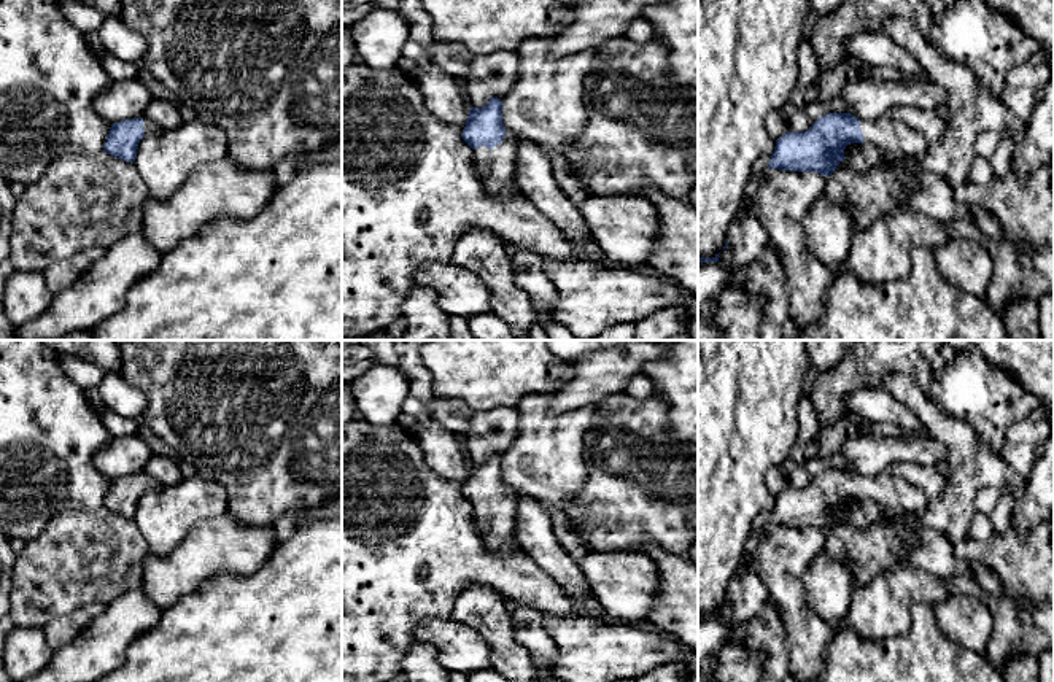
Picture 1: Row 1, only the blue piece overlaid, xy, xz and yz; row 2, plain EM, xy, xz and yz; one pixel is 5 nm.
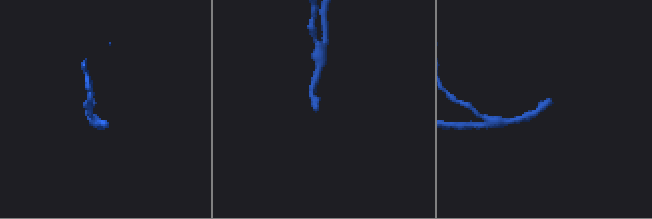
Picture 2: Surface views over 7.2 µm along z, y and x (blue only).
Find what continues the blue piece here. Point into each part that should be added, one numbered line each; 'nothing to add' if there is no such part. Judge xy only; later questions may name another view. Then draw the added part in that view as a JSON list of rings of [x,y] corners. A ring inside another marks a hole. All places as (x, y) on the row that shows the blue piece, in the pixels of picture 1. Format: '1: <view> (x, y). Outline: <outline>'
1: xy (150, 127). Outline: [[[143,118],[145,135],[156,135],[161,132],[161,127],[153,121]]]

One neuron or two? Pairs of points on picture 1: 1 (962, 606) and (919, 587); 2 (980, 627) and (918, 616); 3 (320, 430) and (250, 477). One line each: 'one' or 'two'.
1: two
2: two
3: one

